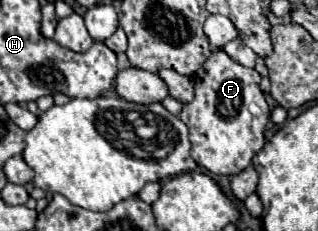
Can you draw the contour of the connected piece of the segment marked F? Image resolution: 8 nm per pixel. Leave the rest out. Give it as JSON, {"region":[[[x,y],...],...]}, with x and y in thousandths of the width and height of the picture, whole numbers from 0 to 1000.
{"region":[[[676,216],[632,303],[613,312],[613,424],[575,459],[563,511],[594,554],[607,693],[664,753],[739,762],[770,736],[827,641],[846,459],[814,390],[814,346],[821,329],[808,303],[733,268],[695,216]]]}

